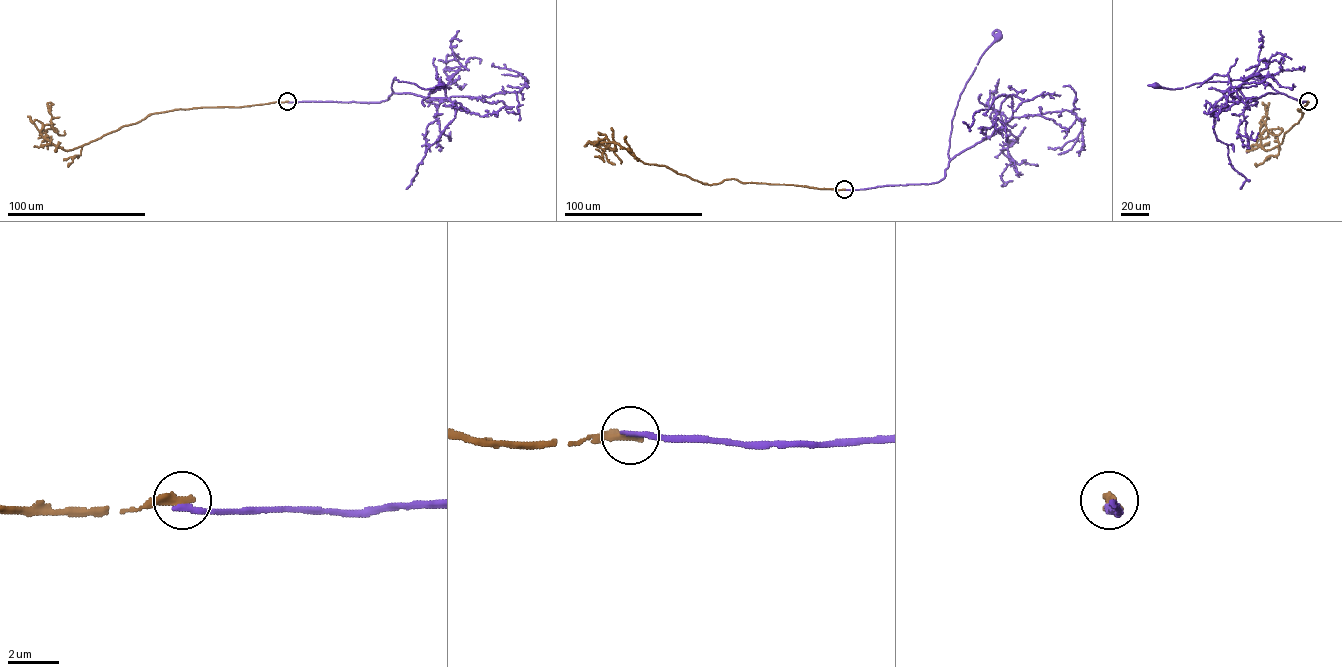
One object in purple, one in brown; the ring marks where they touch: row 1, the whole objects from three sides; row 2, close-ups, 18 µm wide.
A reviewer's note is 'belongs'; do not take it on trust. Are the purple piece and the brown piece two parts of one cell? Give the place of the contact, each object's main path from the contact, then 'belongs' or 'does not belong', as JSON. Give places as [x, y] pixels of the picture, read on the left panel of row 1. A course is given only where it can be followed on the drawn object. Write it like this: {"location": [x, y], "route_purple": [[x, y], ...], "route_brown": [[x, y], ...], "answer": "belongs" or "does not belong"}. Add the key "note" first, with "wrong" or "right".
{"note": "wrong", "location": [287, 101], "route_purple": [[287, 101], [380, 102], [393, 92], [391, 84], [395, 77], [399, 81], [414, 83], [424, 89], [441, 85]], "route_brown": [[287, 101], [151, 114], [69, 150], [55, 146], [40, 131], [51, 124], [59, 135], [64, 130]], "answer": "does not belong"}

